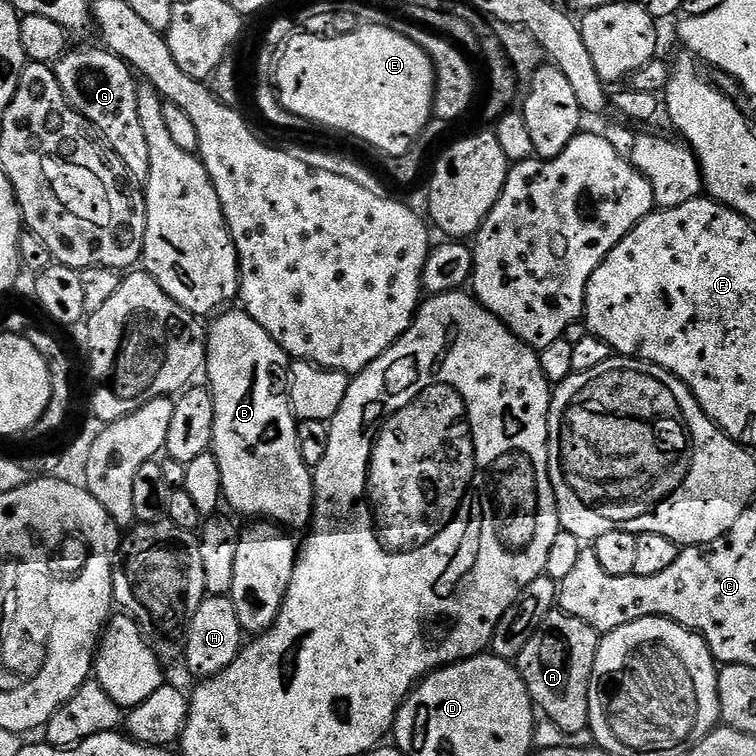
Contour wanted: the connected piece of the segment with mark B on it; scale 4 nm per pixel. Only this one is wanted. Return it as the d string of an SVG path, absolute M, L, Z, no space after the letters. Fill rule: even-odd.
M232 310L221 311L206 328L206 384L214 402L214 438L210 451L218 462L218 474L222 474L223 503L244 516L256 516L252 518L277 526L307 525L312 518L312 502L316 499L312 485L314 472L302 462L302 452L298 450L298 421L285 395L282 374L287 373L290 358L247 312L228 311Z

